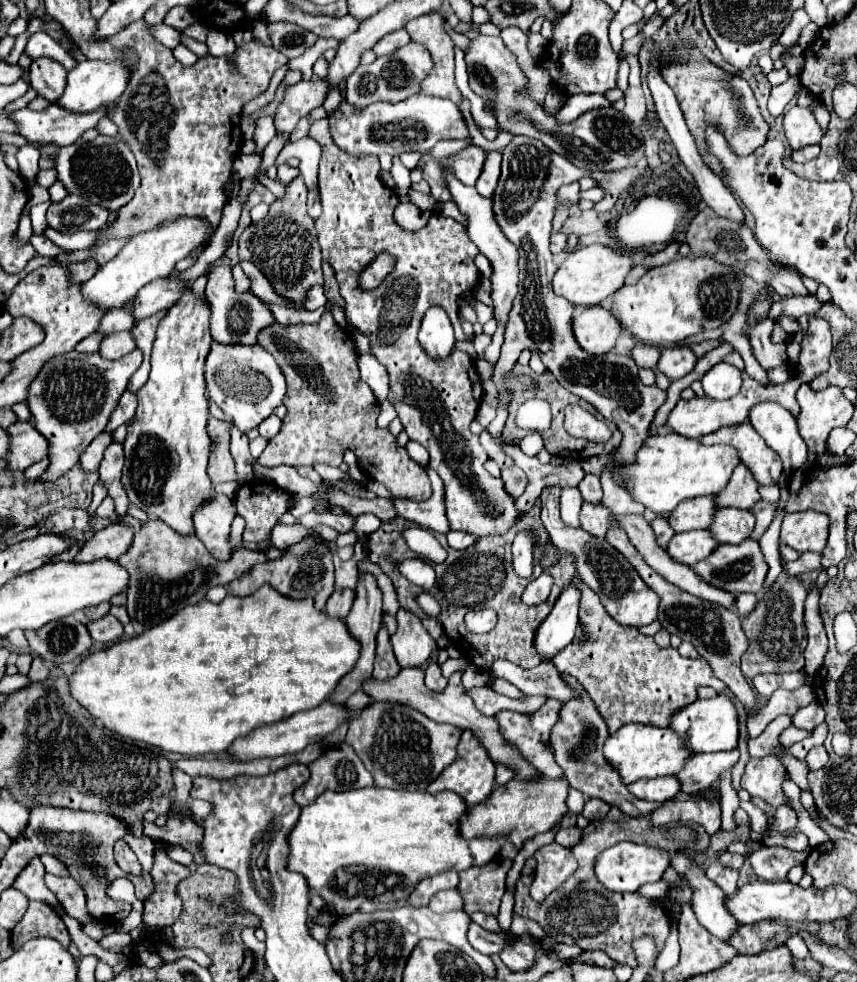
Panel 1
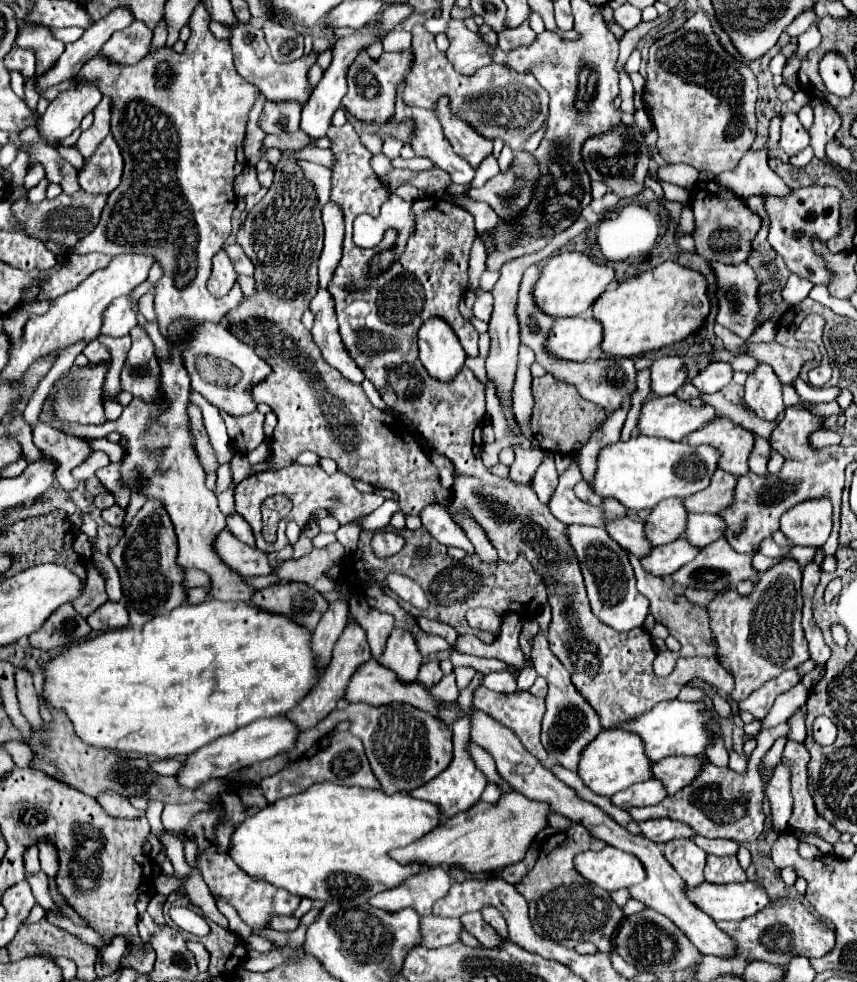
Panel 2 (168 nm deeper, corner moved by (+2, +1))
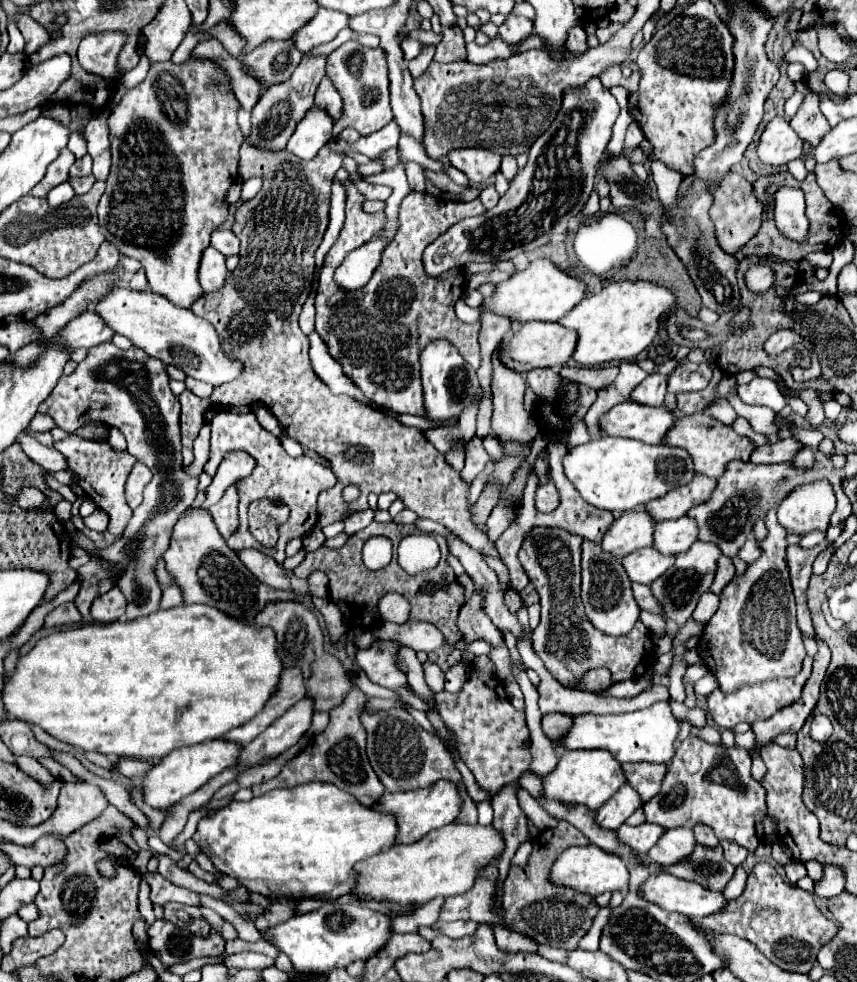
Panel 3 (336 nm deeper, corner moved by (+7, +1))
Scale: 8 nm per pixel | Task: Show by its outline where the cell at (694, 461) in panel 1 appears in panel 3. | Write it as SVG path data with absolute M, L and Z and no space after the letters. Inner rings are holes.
M612 436L570 448L564 456L564 472L588 504L610 512L628 512L644 506L672 488L688 484L696 476L694 462L684 448L666 444L650 446L640 440Z

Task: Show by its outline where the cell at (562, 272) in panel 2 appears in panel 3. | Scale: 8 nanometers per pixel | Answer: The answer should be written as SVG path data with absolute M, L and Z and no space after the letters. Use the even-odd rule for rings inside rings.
M540 258L534 260L526 270L514 274L506 282L502 282L494 296L486 302L486 306L502 316L520 320L520 322L530 322L530 320L542 320L542 322L558 322L564 318L580 300L586 296L586 284L568 272L560 270L552 260Z

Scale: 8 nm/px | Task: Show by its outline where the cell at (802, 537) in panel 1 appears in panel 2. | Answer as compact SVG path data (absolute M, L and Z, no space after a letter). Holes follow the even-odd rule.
M829 498L805 500L781 516L781 532L795 546L821 546L833 526L833 506Z

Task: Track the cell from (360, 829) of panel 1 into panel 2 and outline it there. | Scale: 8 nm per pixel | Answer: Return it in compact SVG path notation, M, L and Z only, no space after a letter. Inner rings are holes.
M321 782L309 786L305 792L289 798L281 798L275 804L261 808L257 814L245 818L231 834L229 856L235 864L255 880L265 880L275 888L283 888L299 898L311 898L321 902L353 902L363 904L371 896L399 886L405 878L421 870L419 864L401 866L391 860L387 852L391 848L407 846L425 832L431 832L441 820L439 810L425 802L411 798L405 792L385 794L383 790L369 790L359 786L339 786L333 782Z

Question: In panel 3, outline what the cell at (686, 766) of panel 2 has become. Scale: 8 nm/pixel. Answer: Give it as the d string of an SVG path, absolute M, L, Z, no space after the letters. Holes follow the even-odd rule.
M630 762L630 764L622 764L626 776L628 776L628 784L632 784L644 802L652 800L660 788L662 788L662 780L668 772L666 764L648 764L648 762Z

